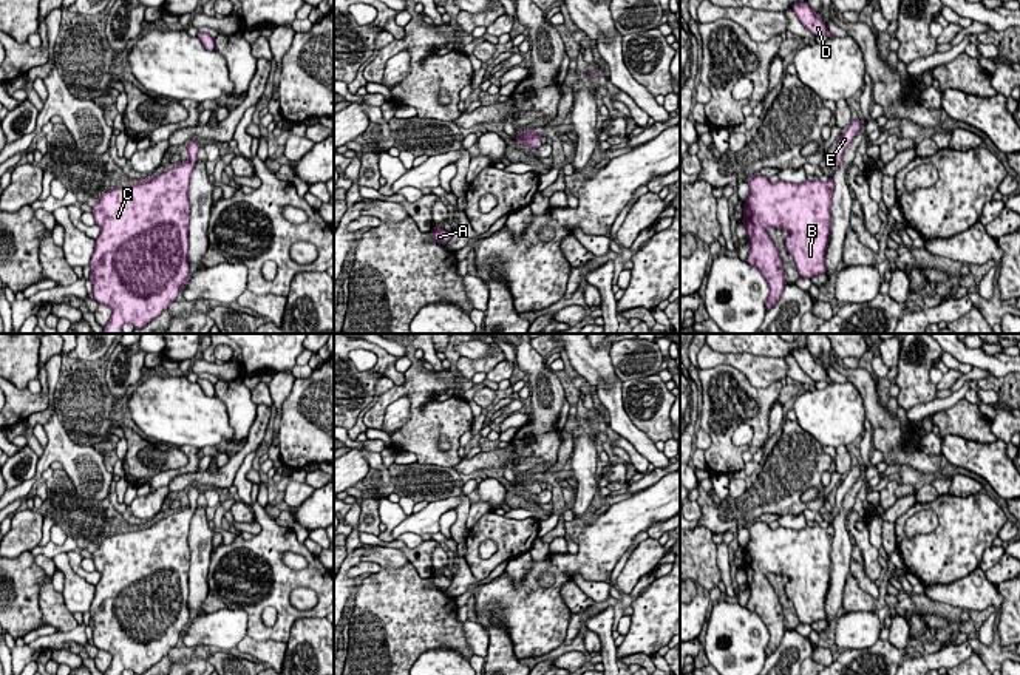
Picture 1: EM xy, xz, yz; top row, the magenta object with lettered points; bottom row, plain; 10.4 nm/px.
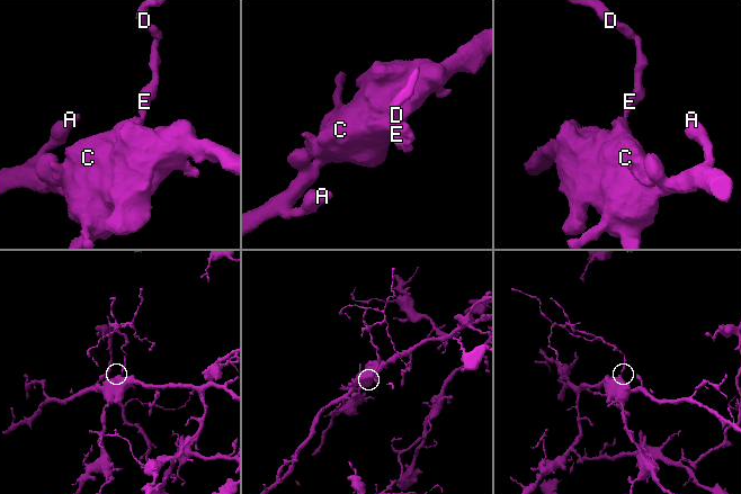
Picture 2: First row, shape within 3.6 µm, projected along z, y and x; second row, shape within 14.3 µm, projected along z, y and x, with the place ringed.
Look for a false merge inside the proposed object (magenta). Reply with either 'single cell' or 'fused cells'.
single cell

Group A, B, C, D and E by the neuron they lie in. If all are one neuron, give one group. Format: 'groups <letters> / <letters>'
groups A B C D E

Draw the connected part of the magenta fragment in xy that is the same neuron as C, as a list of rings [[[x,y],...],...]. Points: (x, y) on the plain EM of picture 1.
[[[189,487],[189,508],[110,536],[93,551],[100,581],[90,607],[91,644],[113,656],[104,675],[147,672],[187,629],[189,533],[199,490]]]

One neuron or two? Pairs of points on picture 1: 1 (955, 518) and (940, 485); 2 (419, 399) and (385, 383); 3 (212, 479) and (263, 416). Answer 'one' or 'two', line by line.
1: two
2: two
3: one

